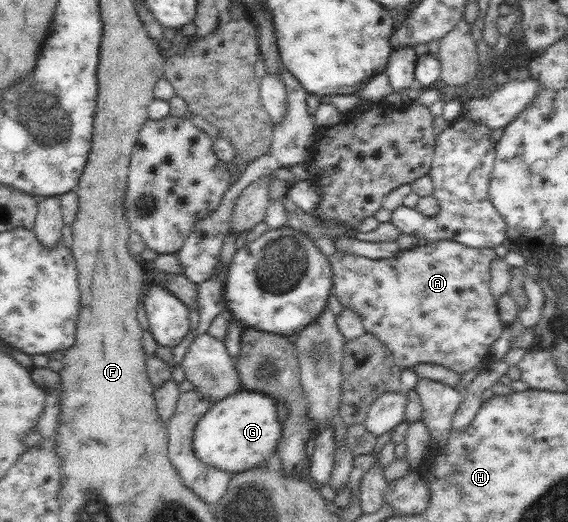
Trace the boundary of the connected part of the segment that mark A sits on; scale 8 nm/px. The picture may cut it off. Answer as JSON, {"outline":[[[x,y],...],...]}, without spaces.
{"outline":[[[438,240],[437,242],[418,242],[413,248],[401,250],[390,259],[373,260],[365,256],[337,251],[328,256],[328,261],[333,271],[333,294],[337,296],[337,300],[339,300],[341,305],[354,308],[362,316],[366,332],[377,336],[381,342],[384,342],[388,346],[388,349],[393,353],[394,362],[397,367],[404,369],[417,366],[419,363],[440,364],[454,370],[457,374],[463,375],[475,367],[483,369],[488,364],[489,348],[494,346],[495,341],[501,336],[501,332],[507,326],[501,320],[495,297],[493,297],[491,290],[489,290],[491,280],[490,266],[491,261],[495,257],[497,256],[493,248],[473,248],[454,240]]]}

